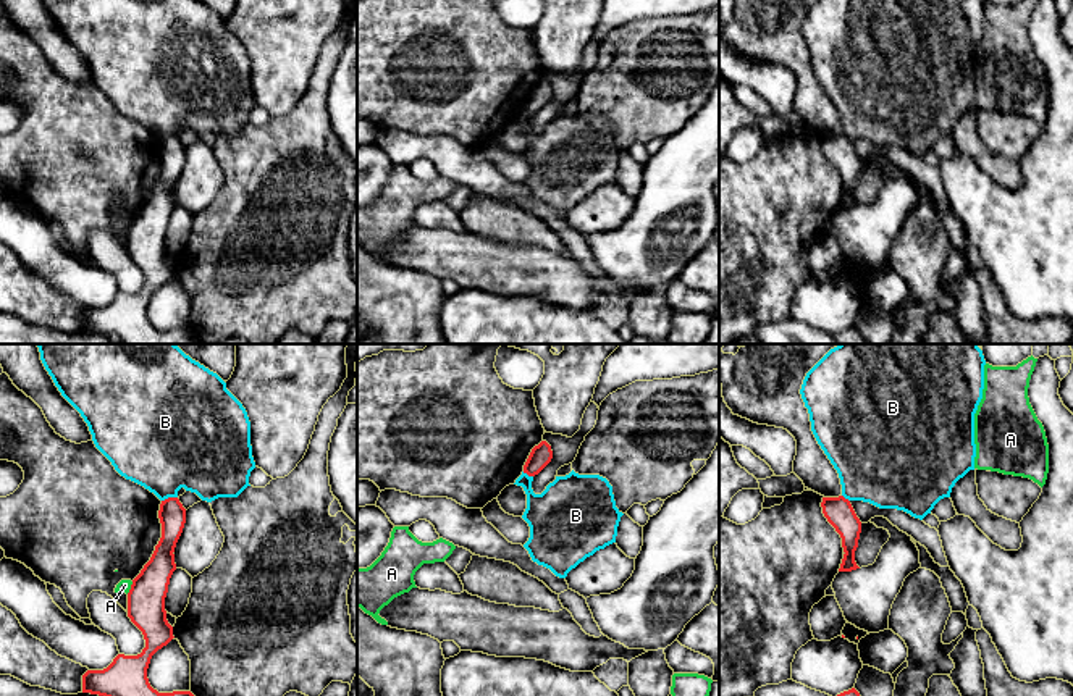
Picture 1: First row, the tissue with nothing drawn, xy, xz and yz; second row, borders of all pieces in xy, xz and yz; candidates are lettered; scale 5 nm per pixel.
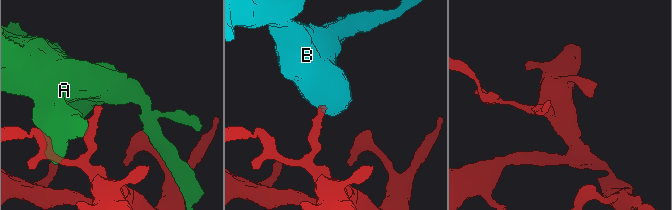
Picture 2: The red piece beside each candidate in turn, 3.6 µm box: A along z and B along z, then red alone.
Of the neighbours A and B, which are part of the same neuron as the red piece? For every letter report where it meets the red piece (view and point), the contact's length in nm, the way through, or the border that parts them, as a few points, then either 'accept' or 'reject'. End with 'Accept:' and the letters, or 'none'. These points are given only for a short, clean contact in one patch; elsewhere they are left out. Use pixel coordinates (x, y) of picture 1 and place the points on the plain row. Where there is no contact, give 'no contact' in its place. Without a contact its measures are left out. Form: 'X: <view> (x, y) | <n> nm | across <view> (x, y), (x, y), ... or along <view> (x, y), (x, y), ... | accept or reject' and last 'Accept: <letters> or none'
A: xy (131, 226) | 70 nm | reject
B: xy (168, 136) | 80 nm | along xy (176, 134), (168, 134), (162, 139) | reject
Accept: none

